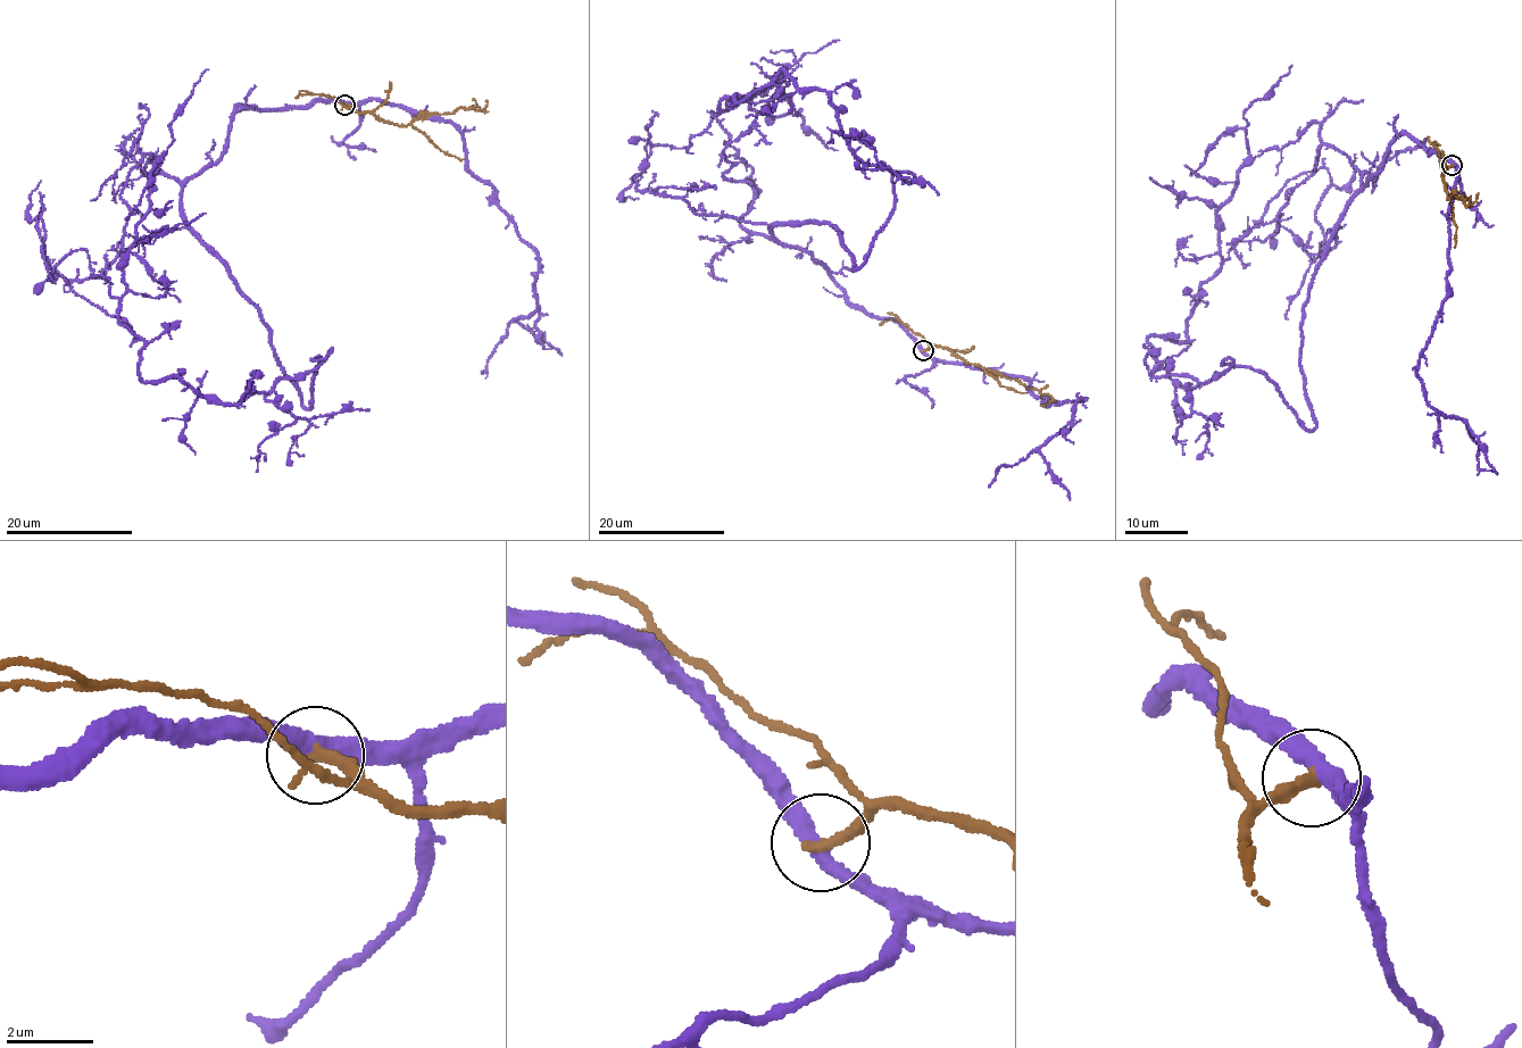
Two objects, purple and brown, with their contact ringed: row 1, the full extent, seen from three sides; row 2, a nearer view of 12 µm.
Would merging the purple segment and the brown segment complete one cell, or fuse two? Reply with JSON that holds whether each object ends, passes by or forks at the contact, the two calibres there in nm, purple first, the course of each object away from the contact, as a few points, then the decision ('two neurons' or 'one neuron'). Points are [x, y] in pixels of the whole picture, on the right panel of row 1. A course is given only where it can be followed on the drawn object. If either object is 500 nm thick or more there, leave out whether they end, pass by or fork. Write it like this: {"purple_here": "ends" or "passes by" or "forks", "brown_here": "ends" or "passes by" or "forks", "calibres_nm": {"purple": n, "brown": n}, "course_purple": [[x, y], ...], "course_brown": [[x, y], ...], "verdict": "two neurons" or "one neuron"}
{"purple_here": "passes by", "brown_here": "ends", "calibres_nm": {"purple": 400, "brown": 300}, "course_purple": [[1453, 165], [1403, 134], [1337, 225], [1312, 430], [1228, 358], [1152, 375], [1291, 66]], "course_brown": [[1453, 165], [1440, 176], [1446, 198], [1462, 196], [1465, 205], [1470, 205], [1478, 192]], "verdict": "two neurons"}

